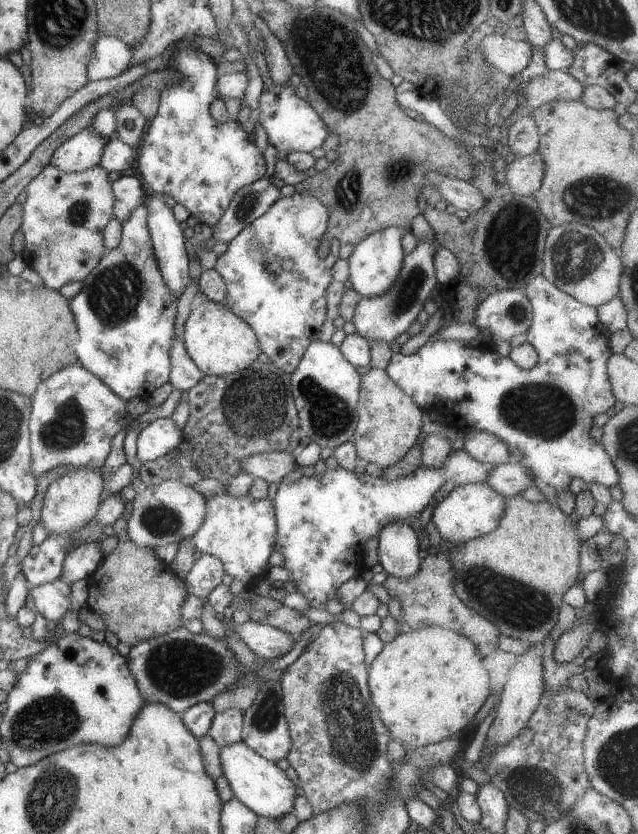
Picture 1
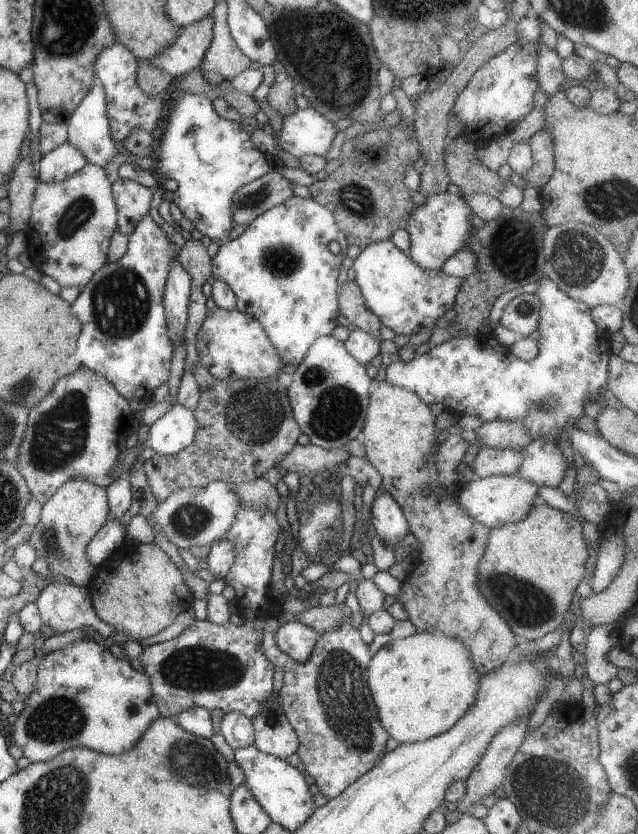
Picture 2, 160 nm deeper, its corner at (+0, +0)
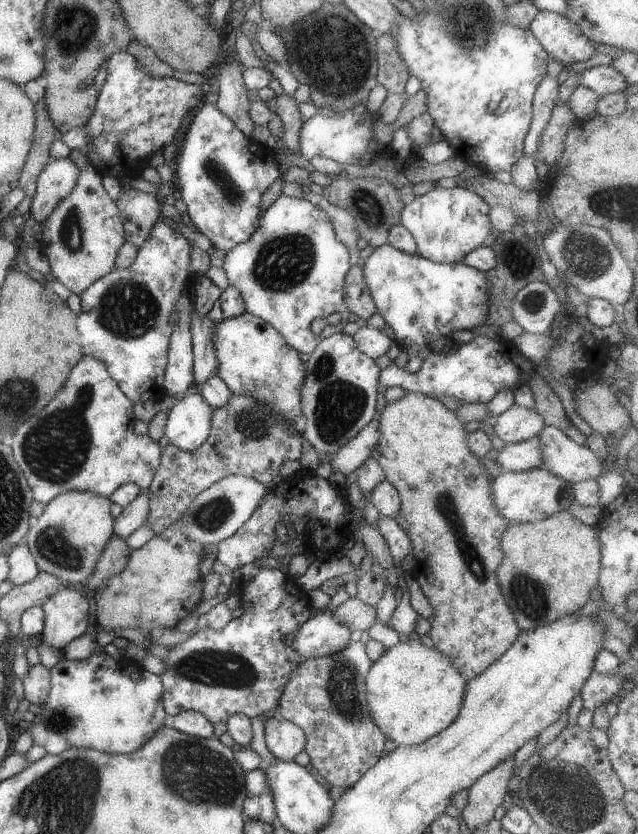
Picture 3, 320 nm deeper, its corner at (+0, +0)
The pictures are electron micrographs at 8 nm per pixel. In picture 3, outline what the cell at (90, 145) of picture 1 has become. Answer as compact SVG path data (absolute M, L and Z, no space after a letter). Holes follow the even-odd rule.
M69 156L48 161L37 177L28 216L38 223L45 220L57 203L73 190L79 171Z

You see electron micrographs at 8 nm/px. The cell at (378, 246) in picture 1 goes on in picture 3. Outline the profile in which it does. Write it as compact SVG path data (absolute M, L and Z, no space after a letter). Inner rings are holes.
M379 245L365 252L362 273L377 312L391 328L399 346L429 344L442 336L451 338L456 330L481 326L488 317L488 280L486 274L461 261L434 263L432 260L409 254L391 245Z

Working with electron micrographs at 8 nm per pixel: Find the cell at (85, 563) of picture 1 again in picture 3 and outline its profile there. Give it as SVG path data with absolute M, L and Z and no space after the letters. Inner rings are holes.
M147 490L140 491L129 504L126 504L113 521L112 535L126 539L133 530L139 528L150 511L149 499L150 494Z

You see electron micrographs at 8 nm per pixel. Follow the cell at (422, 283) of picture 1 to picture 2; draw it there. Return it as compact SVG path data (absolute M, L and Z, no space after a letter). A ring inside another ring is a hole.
M445 191L428 196L409 213L406 222L405 230L410 238L409 258L422 269L439 271L451 255L464 248L464 242L472 231L469 223L471 215L472 210L462 194L453 195Z

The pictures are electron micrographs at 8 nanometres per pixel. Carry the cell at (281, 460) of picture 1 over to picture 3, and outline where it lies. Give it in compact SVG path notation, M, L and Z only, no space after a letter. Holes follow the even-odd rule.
M377 392L375 399L374 417L335 454L332 454L330 458L332 472L341 472L346 476L349 472L355 471L376 448L380 437L378 415L386 406L386 402L383 393Z

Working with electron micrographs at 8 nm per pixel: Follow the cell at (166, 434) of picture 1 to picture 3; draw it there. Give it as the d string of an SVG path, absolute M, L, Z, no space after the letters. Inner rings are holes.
M197 391L177 400L166 414L164 435L169 440L168 448L191 452L203 444L210 431L212 410Z

